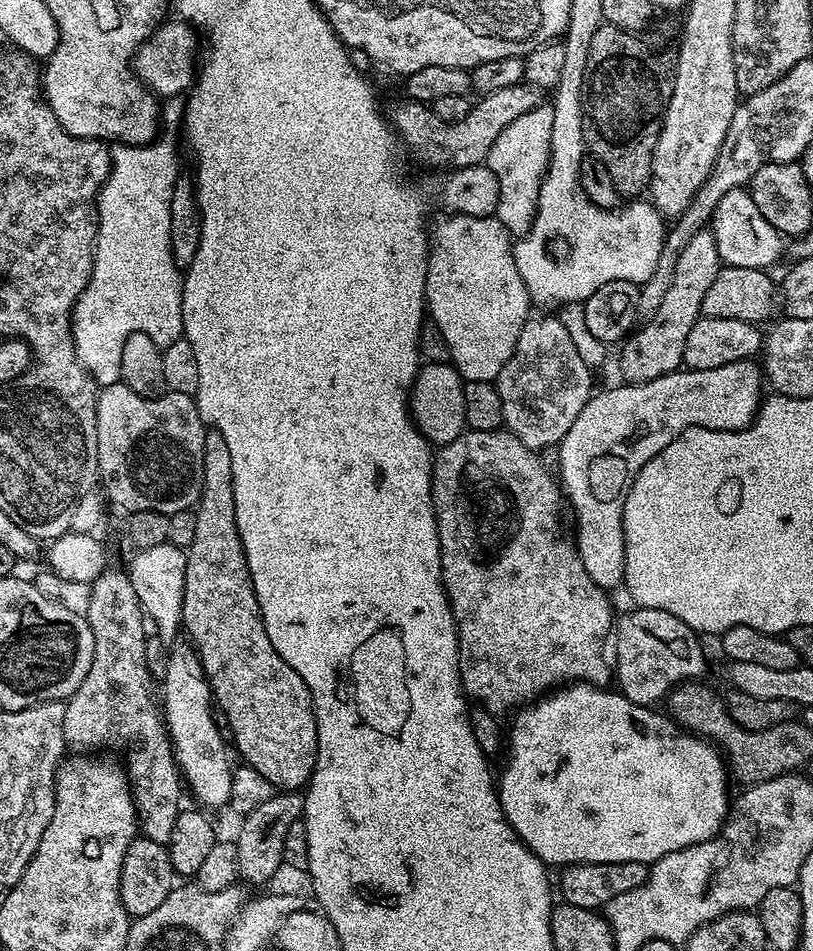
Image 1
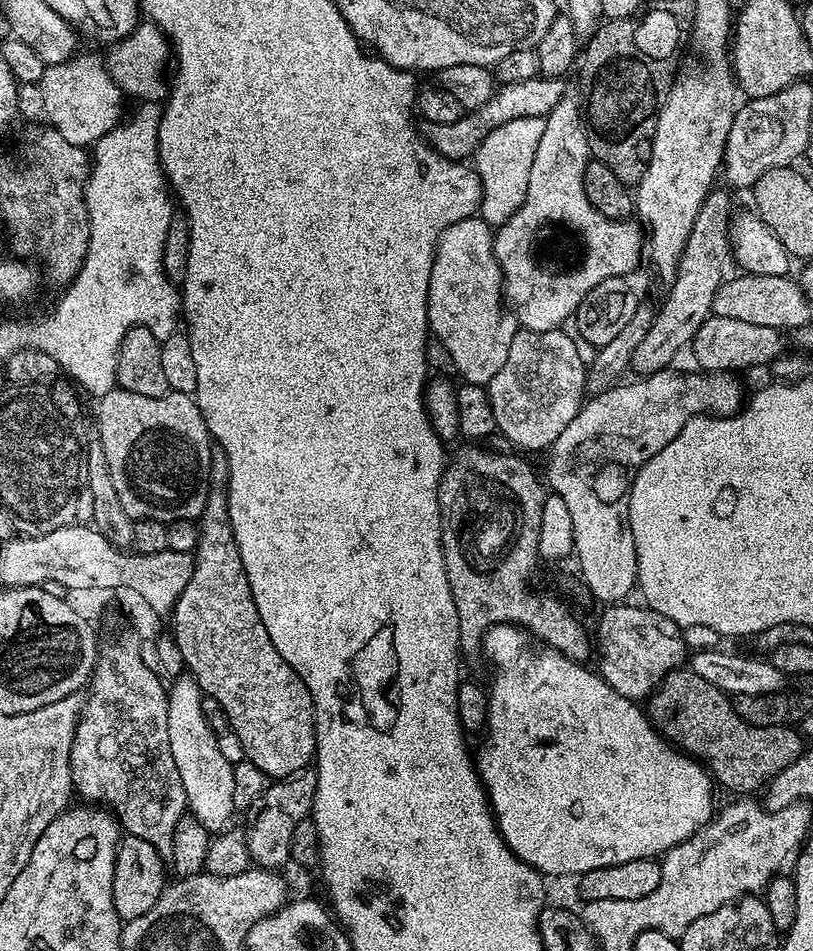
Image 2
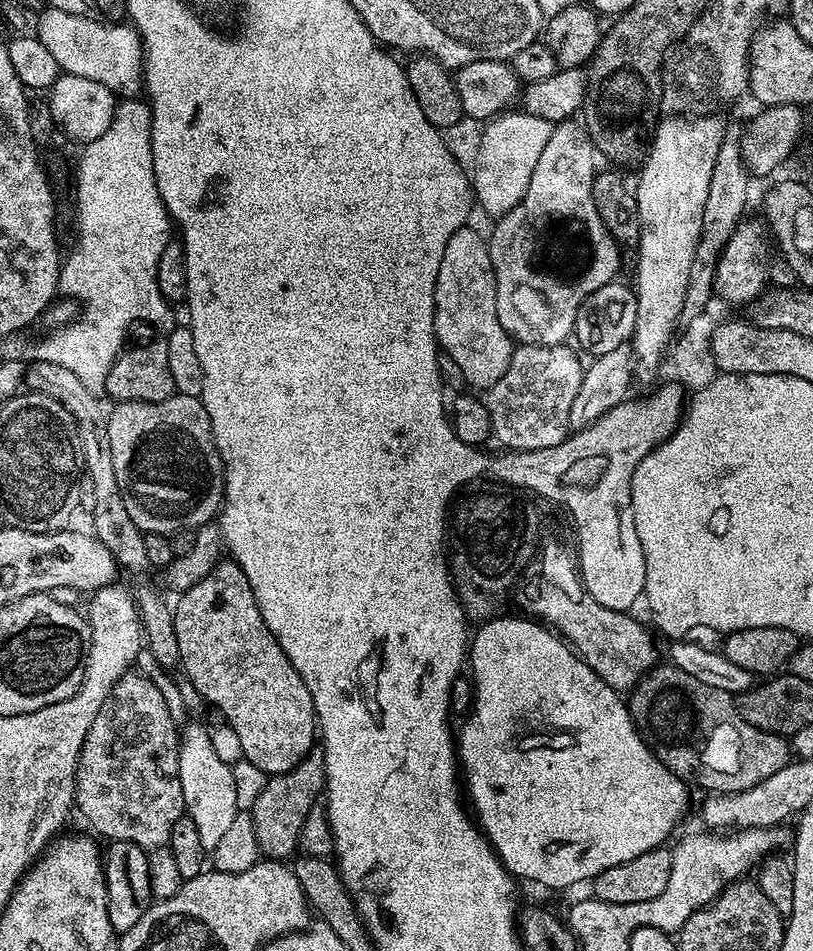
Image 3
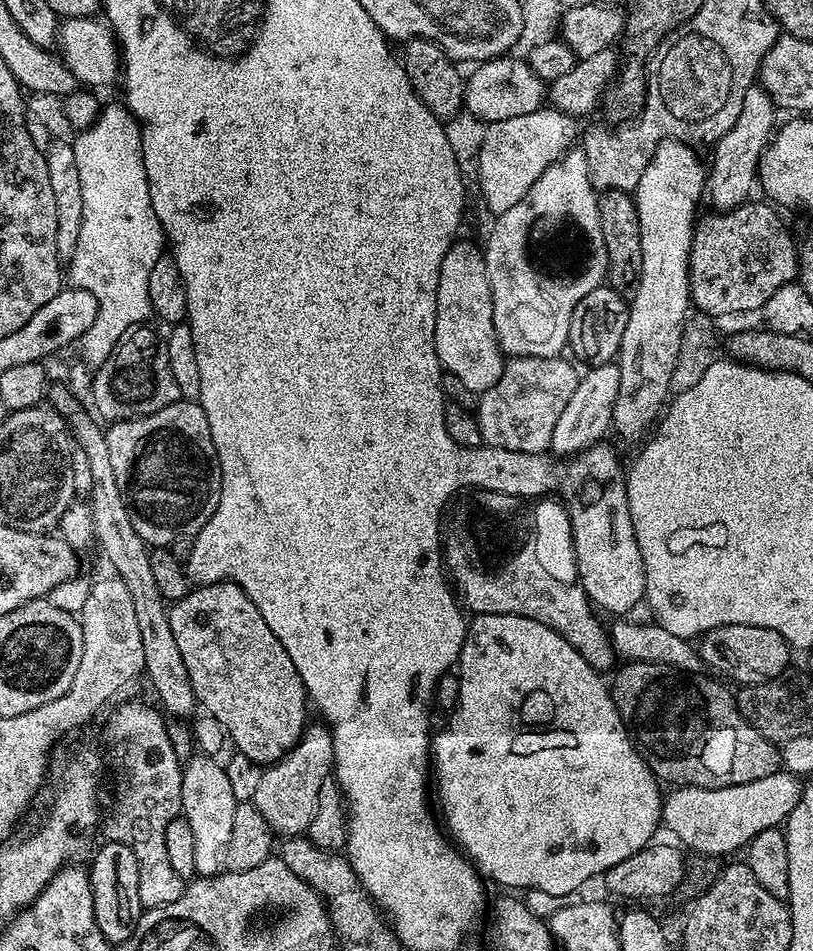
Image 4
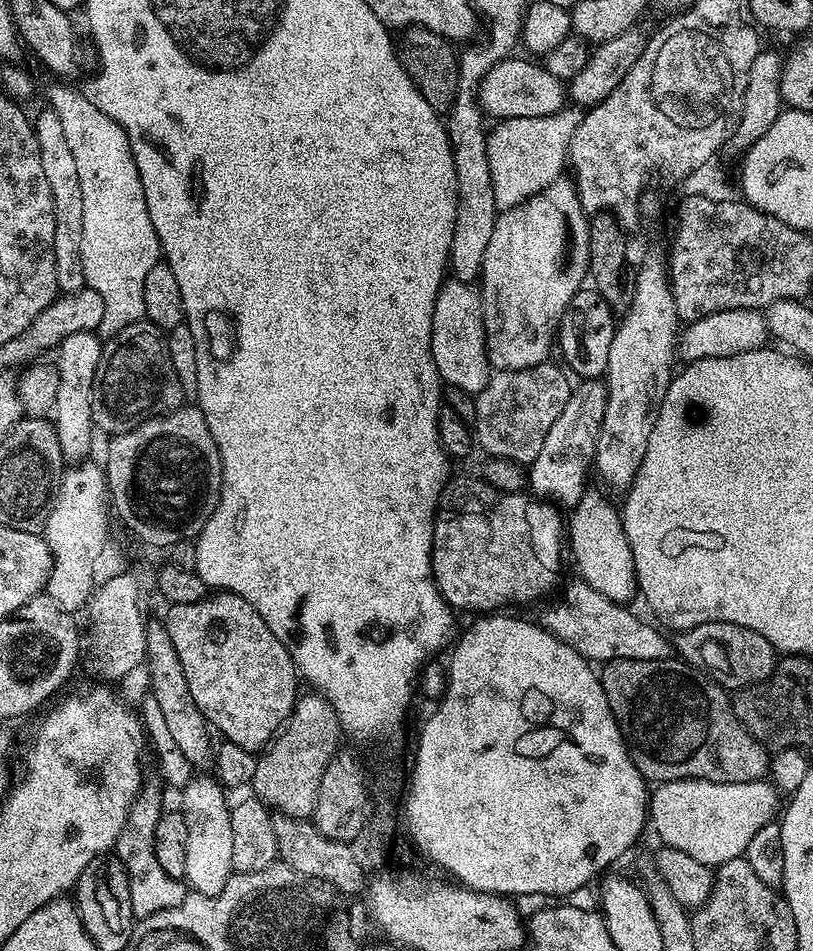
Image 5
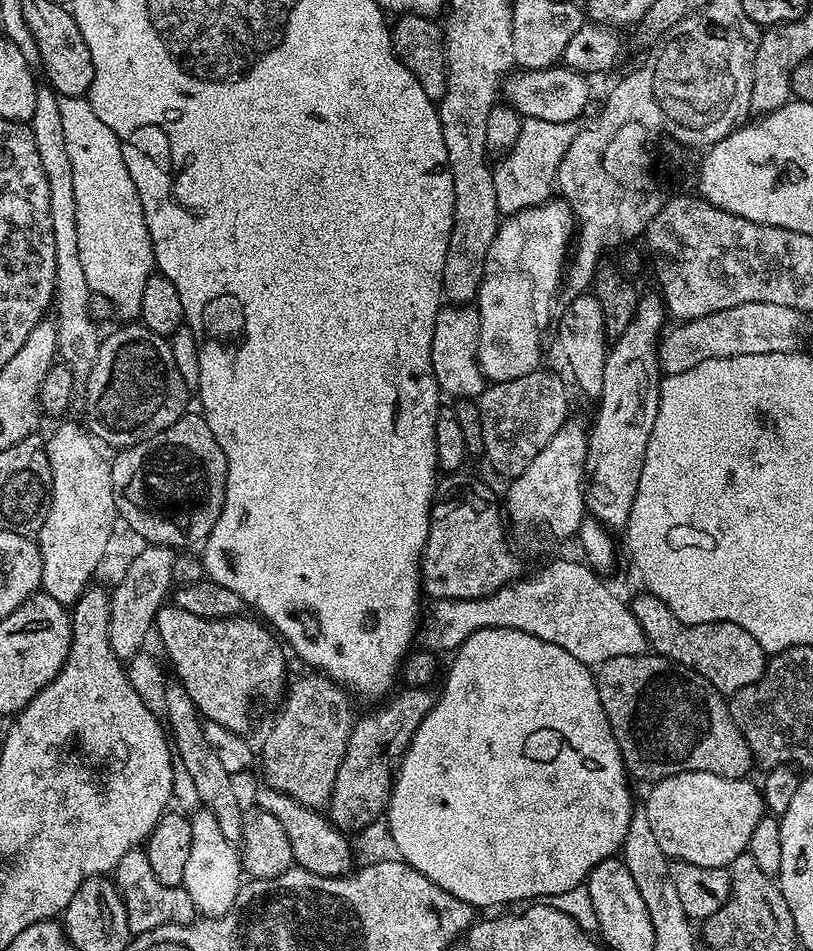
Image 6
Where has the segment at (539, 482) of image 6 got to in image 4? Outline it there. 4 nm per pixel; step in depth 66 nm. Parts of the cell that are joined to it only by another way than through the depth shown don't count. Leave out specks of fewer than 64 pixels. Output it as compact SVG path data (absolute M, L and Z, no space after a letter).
M614 362L593 365L586 371L588 372L585 375L583 373L577 379L570 401L566 402L566 407L554 426L551 451L562 458L570 458L592 448L596 443L601 443L607 437L605 434L611 431L614 401L618 396L621 372Z

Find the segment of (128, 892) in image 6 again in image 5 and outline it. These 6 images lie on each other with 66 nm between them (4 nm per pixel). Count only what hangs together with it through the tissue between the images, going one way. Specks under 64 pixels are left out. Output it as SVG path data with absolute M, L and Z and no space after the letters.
M145 787L133 802L122 834L116 840L114 855L124 863L130 882L130 906L133 917L136 918L158 914L158 910L170 910L181 904L190 891L184 880L170 878L170 874L162 870L154 854L154 826L158 826L161 811L159 794L154 789Z

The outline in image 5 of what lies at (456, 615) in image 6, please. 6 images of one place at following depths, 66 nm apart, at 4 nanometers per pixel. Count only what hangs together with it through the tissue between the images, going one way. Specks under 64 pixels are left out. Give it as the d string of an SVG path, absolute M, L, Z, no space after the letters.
M573 578L573 580L570 581L568 585L566 584L567 583L563 585L563 588L565 587L564 593L562 593L563 588L562 591L559 593L559 596L561 595L560 600L553 599L551 601L551 603L553 602L553 604L550 605L549 608L546 609L540 617L538 617L538 623L540 627L546 629L547 632L549 632L550 634L554 634L556 637L558 637L559 640L570 645L571 648L574 649L578 653L578 655L584 657L585 660L589 662L597 662L596 660L600 660L599 662L607 662L610 660L641 660L642 662L650 662L651 660L666 660L673 655L674 648L673 645L670 643L669 638L667 640L667 638L664 637L663 634L655 628L655 626L657 627L655 623L652 623L652 625L647 624L647 622L644 620L639 620L639 618L631 612L631 607L619 604L618 602L614 602L610 598L606 598L602 594L598 594L598 590L594 590L594 586L590 586L585 580Z

